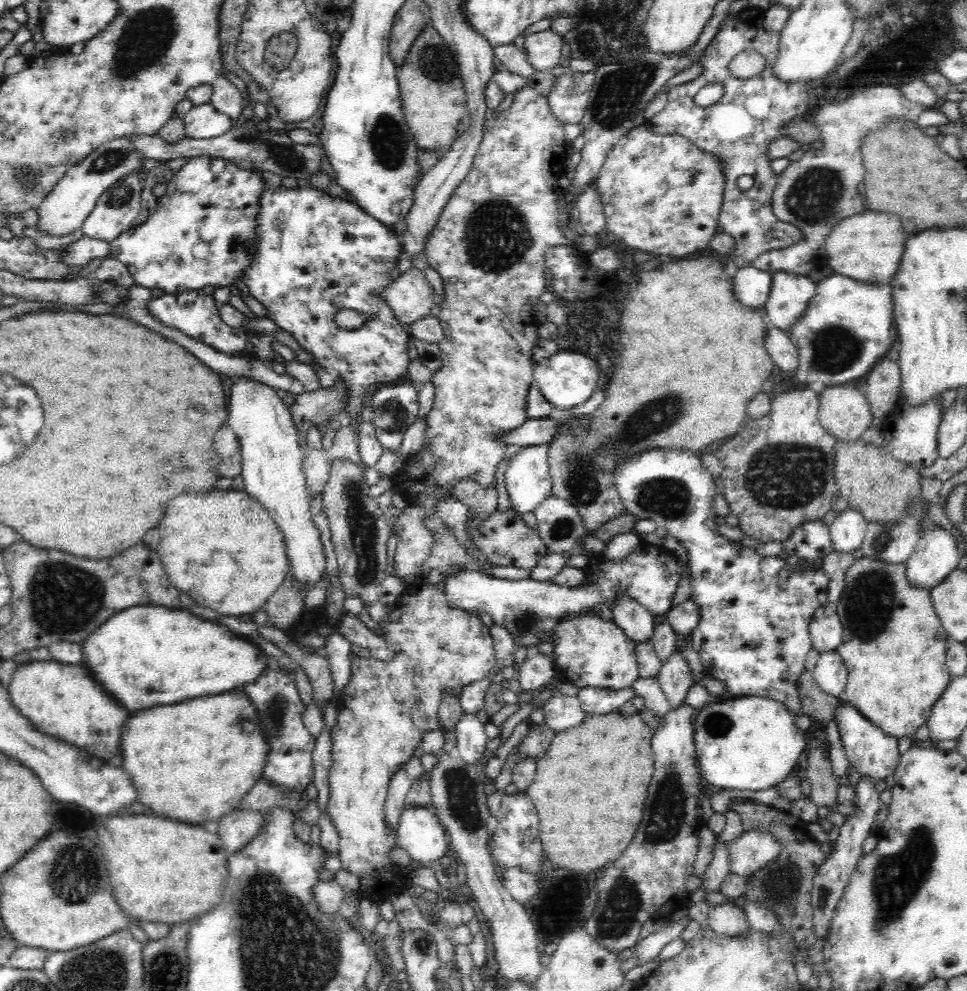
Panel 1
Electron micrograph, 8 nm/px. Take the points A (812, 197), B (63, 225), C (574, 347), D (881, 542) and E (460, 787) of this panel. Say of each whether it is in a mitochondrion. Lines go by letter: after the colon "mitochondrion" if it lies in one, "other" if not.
A: mitochondrion
B: other
C: other
D: mitochondrion
E: mitochondrion

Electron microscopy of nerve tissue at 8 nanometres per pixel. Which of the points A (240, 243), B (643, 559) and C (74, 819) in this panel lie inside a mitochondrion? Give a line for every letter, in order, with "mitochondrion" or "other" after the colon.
A: mitochondrion
B: other
C: other

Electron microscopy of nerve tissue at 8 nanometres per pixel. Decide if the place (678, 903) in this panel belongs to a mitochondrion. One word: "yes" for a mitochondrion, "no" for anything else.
no

